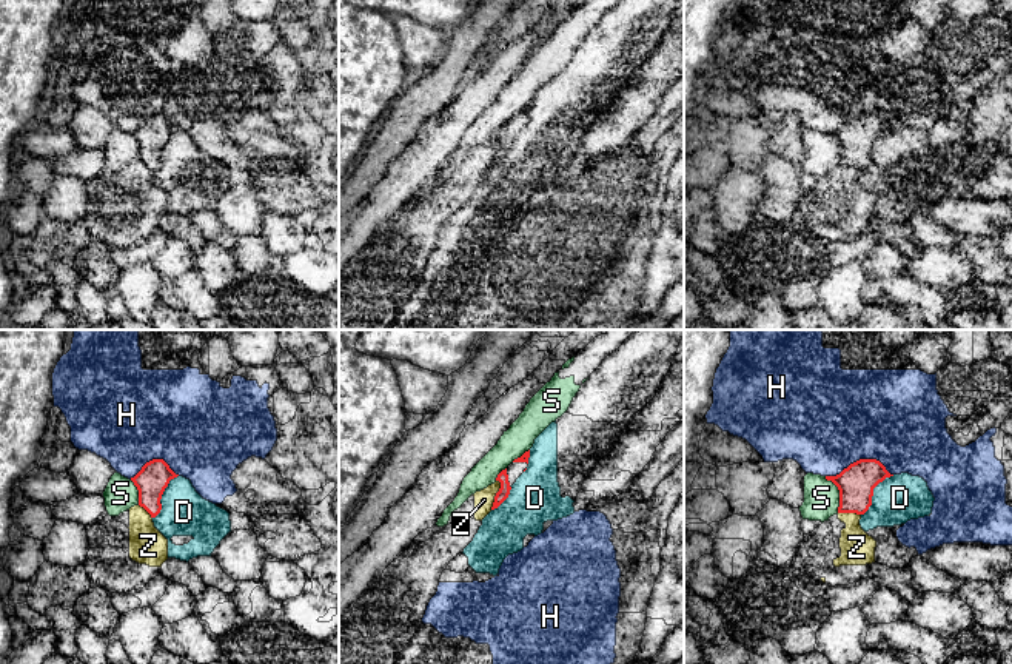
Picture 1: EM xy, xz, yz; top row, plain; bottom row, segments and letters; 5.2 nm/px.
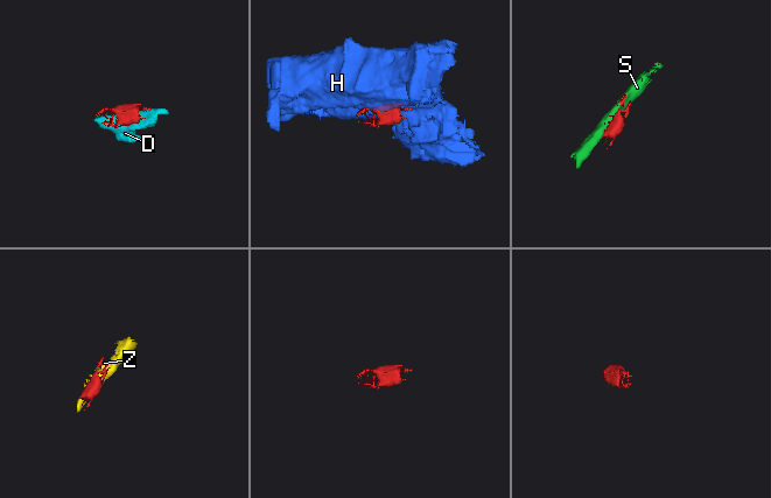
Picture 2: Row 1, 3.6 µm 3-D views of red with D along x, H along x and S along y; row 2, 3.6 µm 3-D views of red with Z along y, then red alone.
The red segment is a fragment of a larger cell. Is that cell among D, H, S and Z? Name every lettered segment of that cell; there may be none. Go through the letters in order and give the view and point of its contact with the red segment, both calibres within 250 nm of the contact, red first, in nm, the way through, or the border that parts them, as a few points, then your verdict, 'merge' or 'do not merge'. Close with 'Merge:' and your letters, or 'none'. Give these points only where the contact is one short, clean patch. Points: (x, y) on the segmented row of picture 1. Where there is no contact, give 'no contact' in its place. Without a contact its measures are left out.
D: meets red in yz at (872, 492); 190 nm thick on the red side, 260 nm on the other; do not merge
H: meets red in yz at (860, 459); 190 nm thick on the red side, 500 nm on the other; do not merge
S: meets red in yz at (840, 493); 190 nm thick on the red side, 190 nm on the other; do not merge
Z: meets red in xz at (496, 495); 60 nm thick on the red side, 100 nm on the other; border along xz (498, 479), (499, 490), (490, 509); do not merge
Merge: none

